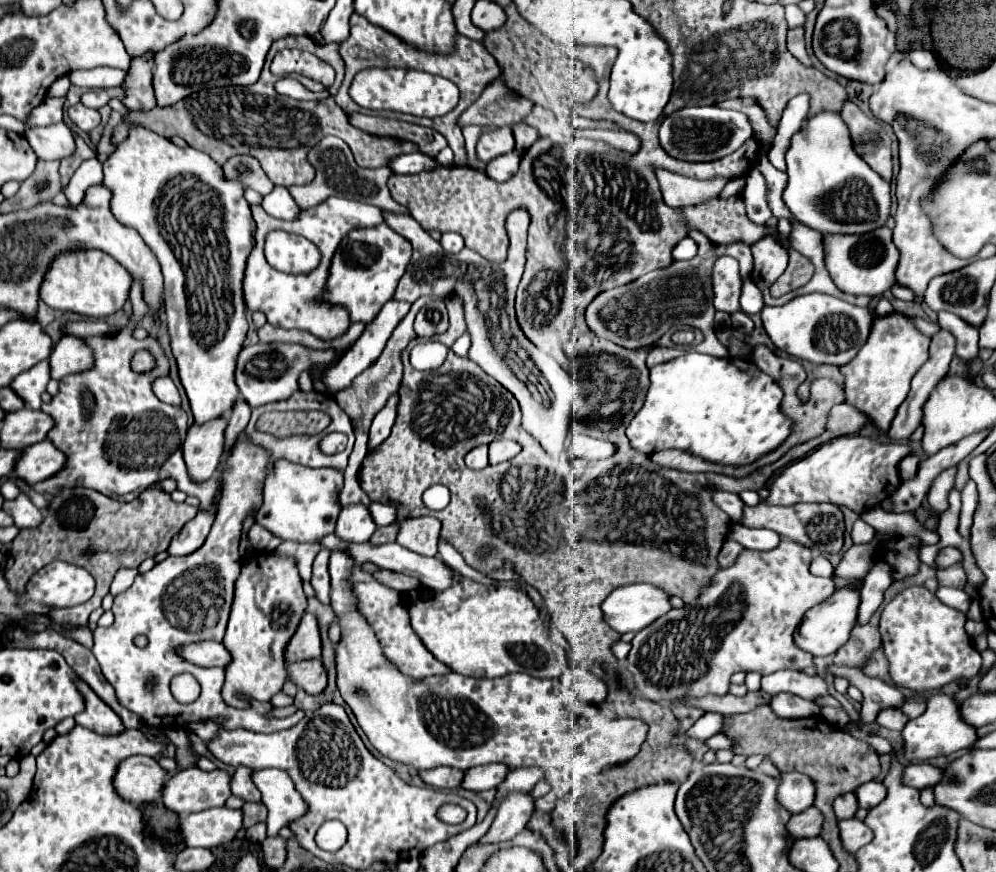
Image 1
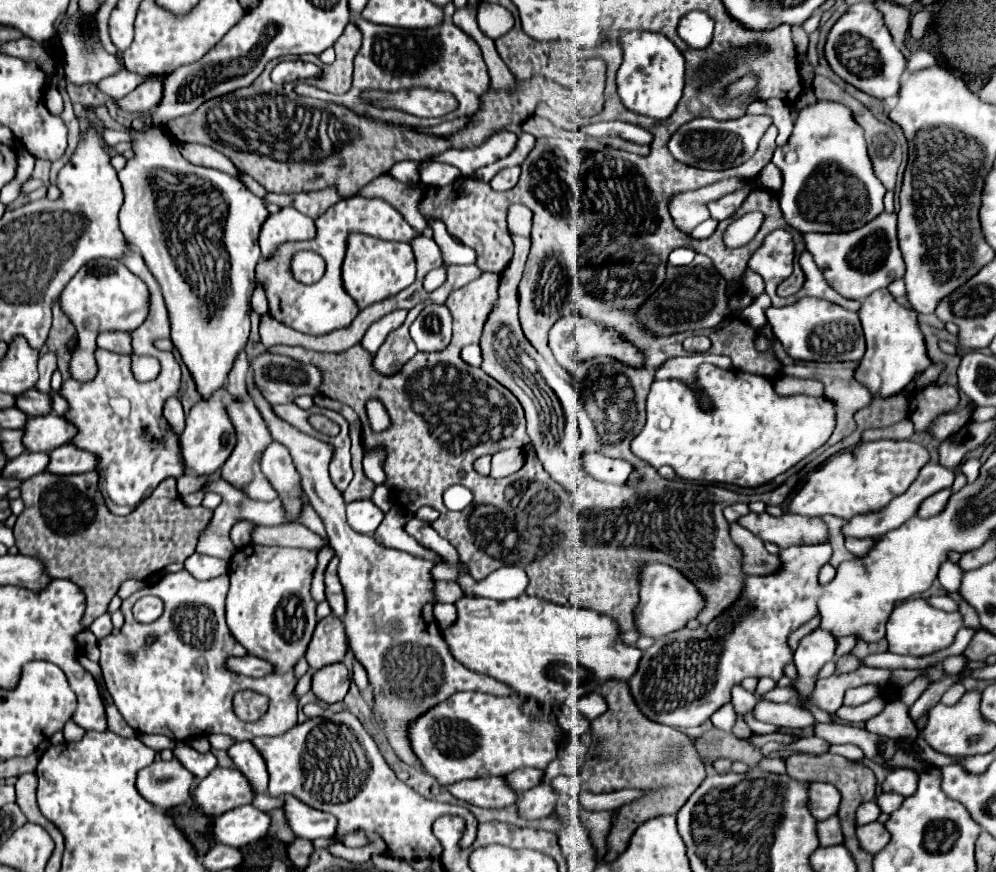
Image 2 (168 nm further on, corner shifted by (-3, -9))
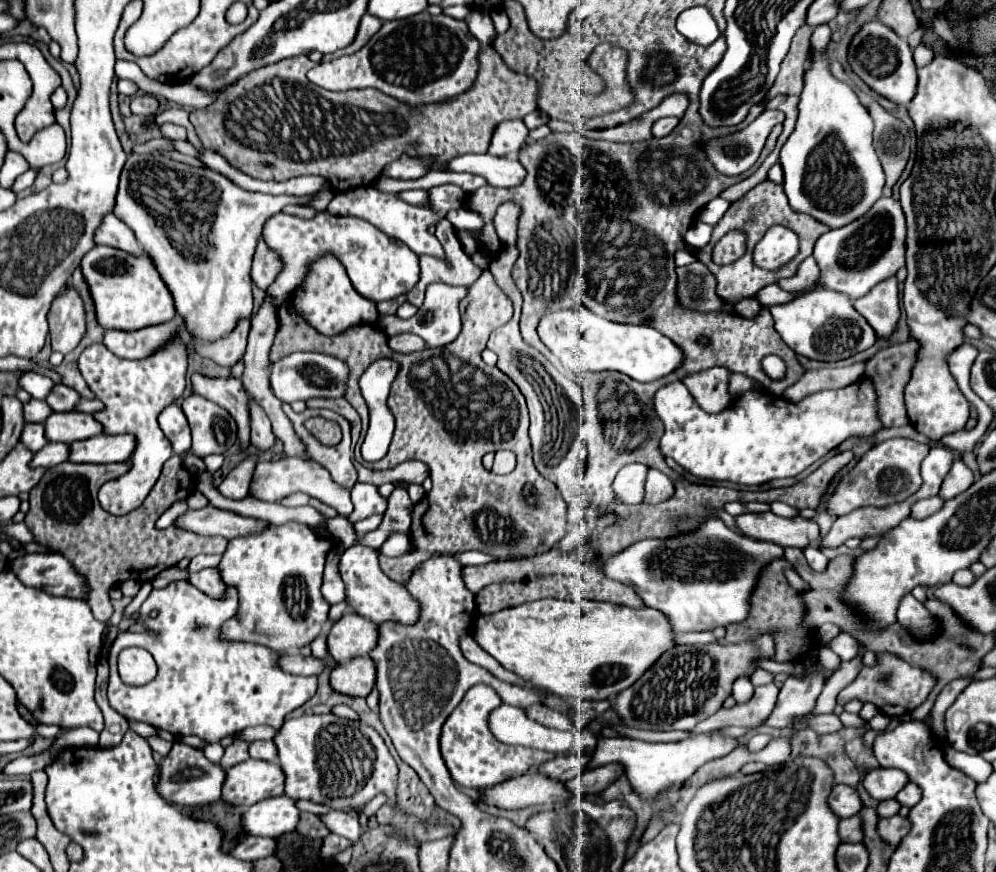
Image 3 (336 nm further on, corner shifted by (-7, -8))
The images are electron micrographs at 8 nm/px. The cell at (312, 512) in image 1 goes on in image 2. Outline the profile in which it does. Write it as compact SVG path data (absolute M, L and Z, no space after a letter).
M272 440L268 448L264 448L262 458L260 458L262 472L266 478L272 482L272 486L280 492L280 498L284 498L286 510L296 516L300 512L300 476L292 464L288 448L284 448L280 442Z

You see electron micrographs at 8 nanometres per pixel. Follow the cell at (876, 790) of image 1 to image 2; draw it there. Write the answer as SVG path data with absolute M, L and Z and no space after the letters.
M880 794L880 796L876 798L876 802L878 802L878 806L882 808L882 812L892 814L894 810L900 808L900 804L904 802L904 798L902 798L900 794Z

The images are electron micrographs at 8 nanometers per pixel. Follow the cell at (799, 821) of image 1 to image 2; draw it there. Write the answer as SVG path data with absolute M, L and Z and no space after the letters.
M830 816L828 820L818 822L818 838L820 838L820 846L834 846L834 844L844 842L844 834L840 832L838 816Z

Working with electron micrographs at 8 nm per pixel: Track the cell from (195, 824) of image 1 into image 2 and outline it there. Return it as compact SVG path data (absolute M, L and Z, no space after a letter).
M252 804L224 812L214 820L214 838L228 846L246 846L268 834L270 814L254 808Z

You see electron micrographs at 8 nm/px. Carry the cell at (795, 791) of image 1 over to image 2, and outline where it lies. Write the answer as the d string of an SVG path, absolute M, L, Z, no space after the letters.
M814 782L810 784L810 812L816 820L826 820L834 816L840 806L840 792L832 784Z

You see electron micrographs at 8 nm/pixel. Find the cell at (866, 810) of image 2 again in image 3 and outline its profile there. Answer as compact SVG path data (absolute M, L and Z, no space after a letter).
M886 799L886 801L880 801L880 803L878 803L876 813L878 813L878 817L882 819L882 817L892 817L892 815L896 815L898 809L900 809L900 805L896 803L896 799Z

